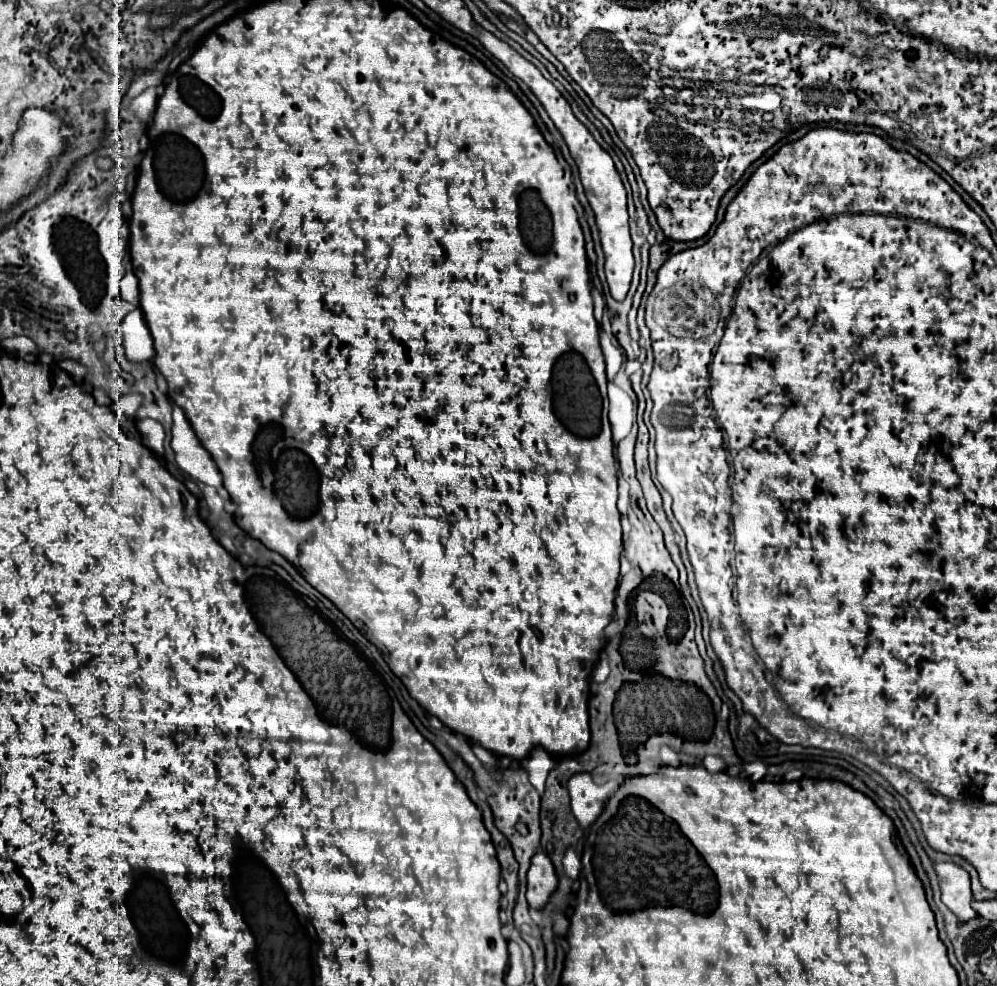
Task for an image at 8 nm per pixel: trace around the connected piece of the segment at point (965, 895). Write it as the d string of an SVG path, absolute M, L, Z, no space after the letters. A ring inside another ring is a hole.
M937 863L935 871L939 875L939 885L941 885L941 899L943 903L959 917L959 921L969 921L977 917L975 909L971 907L973 903L973 893L971 893L971 877L969 873L953 863Z

